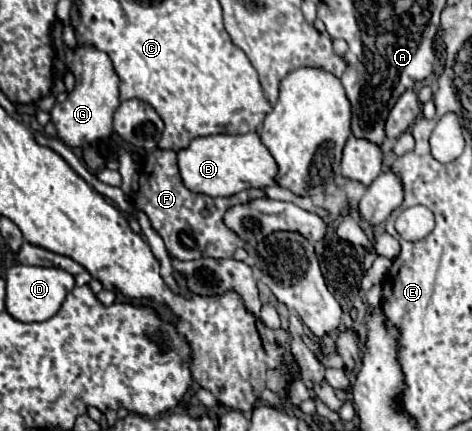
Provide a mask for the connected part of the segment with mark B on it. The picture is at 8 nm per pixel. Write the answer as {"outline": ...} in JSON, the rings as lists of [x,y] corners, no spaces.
{"outline":[[[258,133],[196,137],[188,149],[178,151],[178,167],[184,185],[210,197],[232,197],[244,189],[266,189],[278,185],[278,165]]]}

